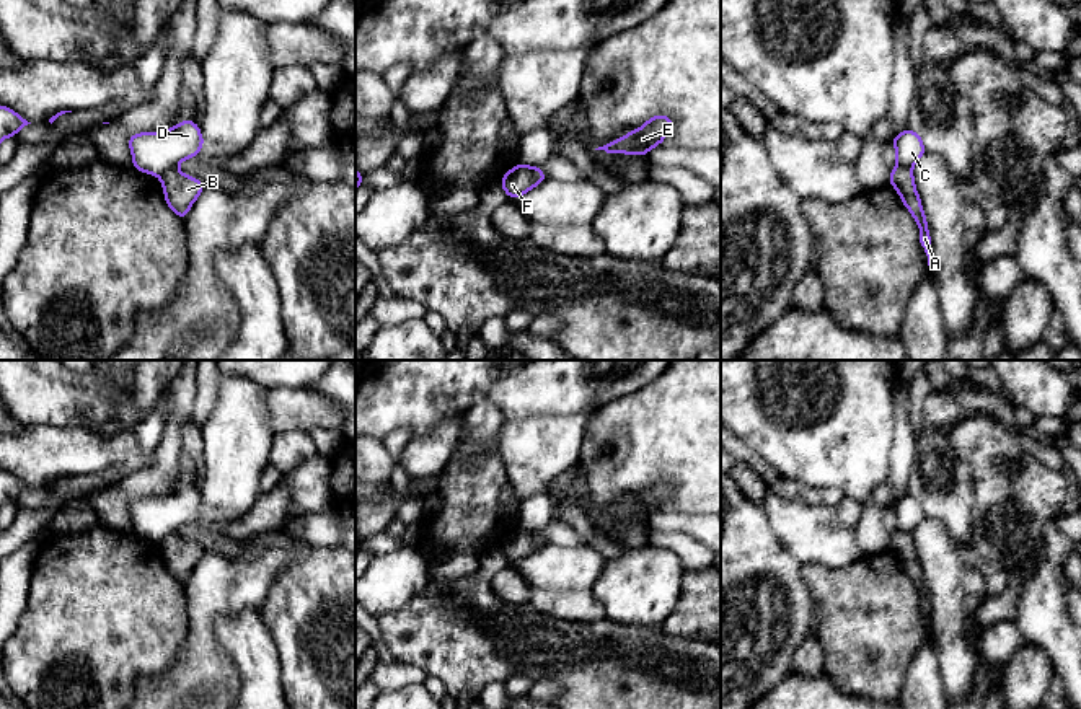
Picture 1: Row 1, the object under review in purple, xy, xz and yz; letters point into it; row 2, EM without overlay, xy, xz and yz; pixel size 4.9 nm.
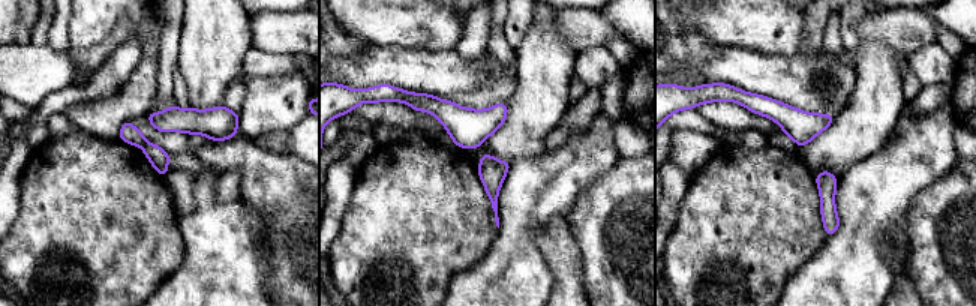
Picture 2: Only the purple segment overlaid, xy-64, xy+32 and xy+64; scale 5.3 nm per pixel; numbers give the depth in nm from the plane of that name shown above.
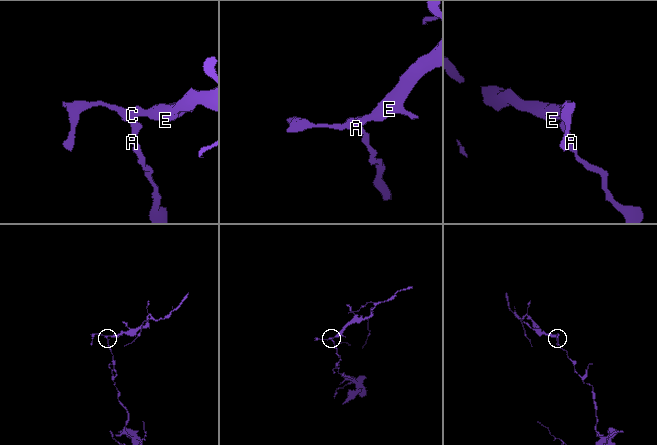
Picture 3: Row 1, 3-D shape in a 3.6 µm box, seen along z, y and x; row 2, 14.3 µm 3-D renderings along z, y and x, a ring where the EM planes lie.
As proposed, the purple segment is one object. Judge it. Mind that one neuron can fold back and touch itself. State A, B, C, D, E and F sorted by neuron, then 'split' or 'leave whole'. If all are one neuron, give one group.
A B / C D E F | split

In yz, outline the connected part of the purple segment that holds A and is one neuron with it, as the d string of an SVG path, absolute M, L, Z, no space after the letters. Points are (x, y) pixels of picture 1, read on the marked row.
M895 166L889 176L889 184L892 184L902 197L903 205L911 212L915 222L918 223L921 235L920 244L928 256L928 266L933 271L933 256L931 256L931 236L928 230L928 222L921 207L920 196L915 187L915 179L911 168Z

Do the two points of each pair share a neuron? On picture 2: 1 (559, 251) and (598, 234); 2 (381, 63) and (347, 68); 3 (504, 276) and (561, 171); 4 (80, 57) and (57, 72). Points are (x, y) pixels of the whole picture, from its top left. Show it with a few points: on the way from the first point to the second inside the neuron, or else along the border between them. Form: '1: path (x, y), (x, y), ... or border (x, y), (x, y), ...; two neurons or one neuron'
1: border (565, 218), (579, 251), (580, 275), (583, 278); two neurons
2: path (372, 66), (356, 68); one neuron
3: path (514, 251), (519, 215), (535, 197); one neuron
4: border (68, 51), (77, 71), (77, 78), (72, 84); two neurons

